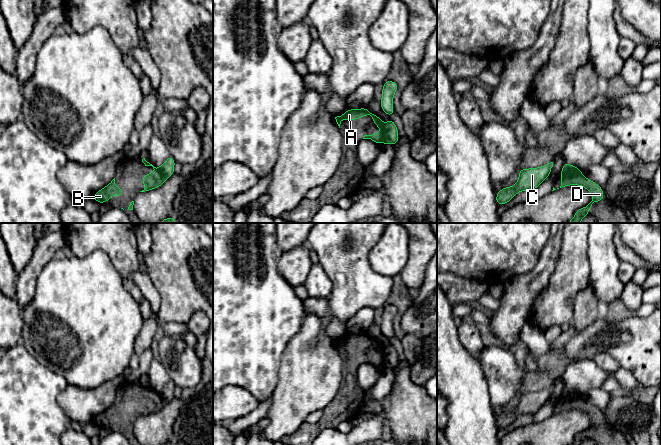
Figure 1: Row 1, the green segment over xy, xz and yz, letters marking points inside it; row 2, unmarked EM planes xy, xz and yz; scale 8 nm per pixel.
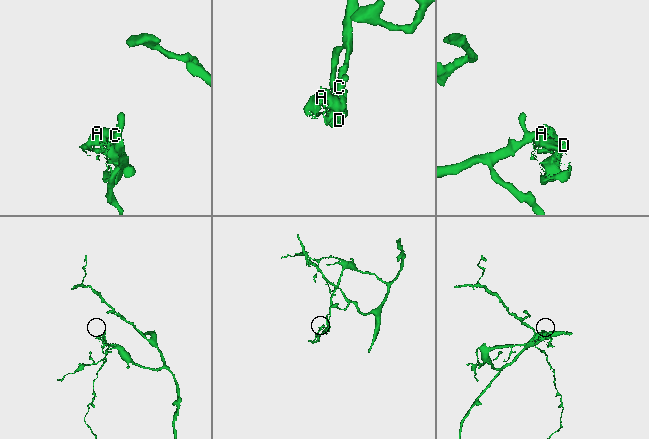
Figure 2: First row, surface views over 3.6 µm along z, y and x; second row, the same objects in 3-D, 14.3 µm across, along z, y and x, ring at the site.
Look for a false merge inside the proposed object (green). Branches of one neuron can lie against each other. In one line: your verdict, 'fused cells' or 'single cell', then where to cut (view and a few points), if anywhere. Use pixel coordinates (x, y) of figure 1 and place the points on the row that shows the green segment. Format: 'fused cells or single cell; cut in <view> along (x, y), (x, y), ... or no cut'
fused cells; cut in xz along (385, 124), (384, 142)

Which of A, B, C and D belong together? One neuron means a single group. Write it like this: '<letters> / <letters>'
A B D / C

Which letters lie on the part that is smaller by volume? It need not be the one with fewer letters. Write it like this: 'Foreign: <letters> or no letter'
Foreign: A, B, D

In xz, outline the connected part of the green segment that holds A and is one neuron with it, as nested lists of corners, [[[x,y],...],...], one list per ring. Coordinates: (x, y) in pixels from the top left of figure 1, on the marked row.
[[[368,108],[349,109],[344,114],[335,117],[335,119],[340,128],[340,124],[342,120],[348,119],[352,121],[366,115],[371,115],[372,116],[371,119],[374,121],[374,125],[381,128],[382,131],[375,134],[364,135],[363,139],[370,139],[374,141],[376,144],[379,144],[379,143],[385,144],[385,138],[384,138],[385,137],[385,130],[384,130],[385,123],[383,123],[381,119],[375,113],[372,113],[371,111],[369,111]]]

